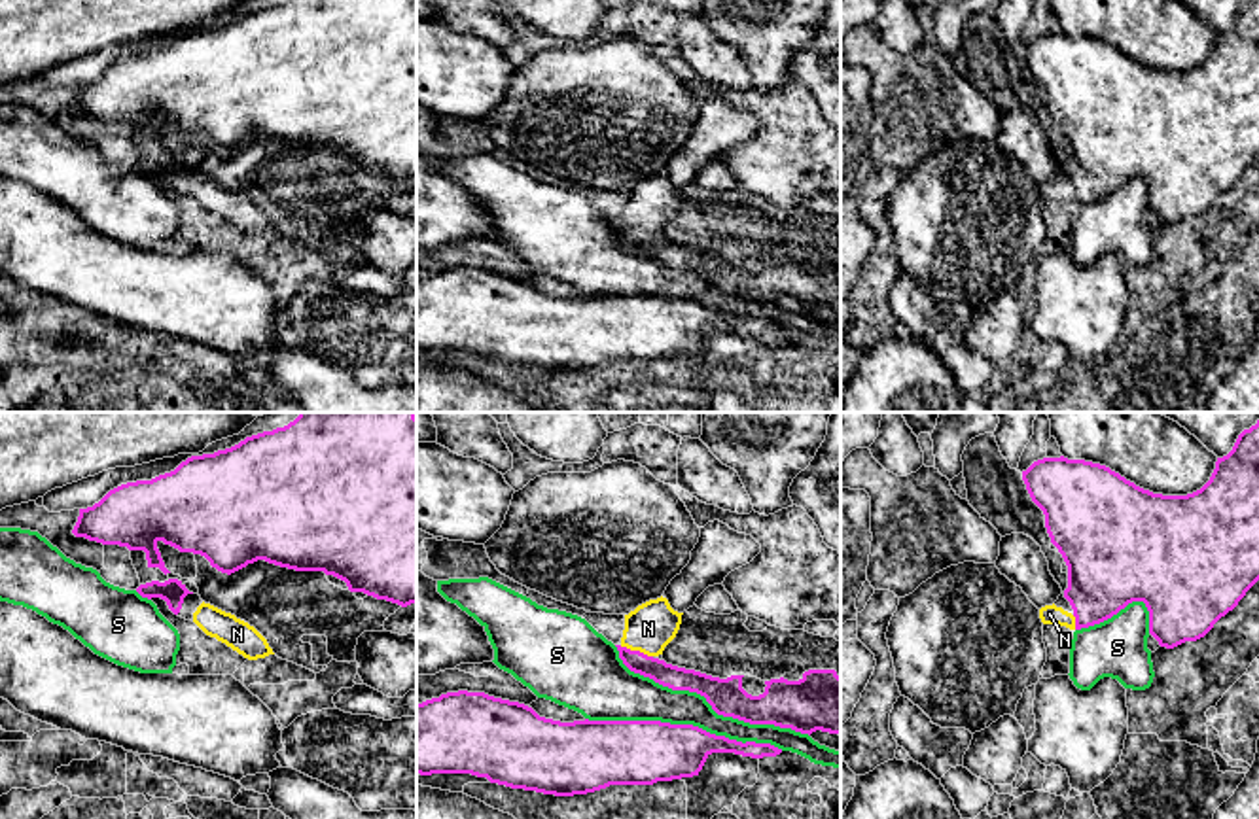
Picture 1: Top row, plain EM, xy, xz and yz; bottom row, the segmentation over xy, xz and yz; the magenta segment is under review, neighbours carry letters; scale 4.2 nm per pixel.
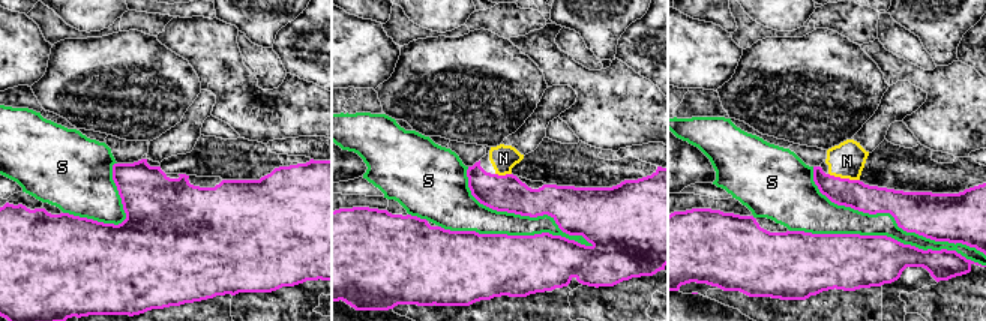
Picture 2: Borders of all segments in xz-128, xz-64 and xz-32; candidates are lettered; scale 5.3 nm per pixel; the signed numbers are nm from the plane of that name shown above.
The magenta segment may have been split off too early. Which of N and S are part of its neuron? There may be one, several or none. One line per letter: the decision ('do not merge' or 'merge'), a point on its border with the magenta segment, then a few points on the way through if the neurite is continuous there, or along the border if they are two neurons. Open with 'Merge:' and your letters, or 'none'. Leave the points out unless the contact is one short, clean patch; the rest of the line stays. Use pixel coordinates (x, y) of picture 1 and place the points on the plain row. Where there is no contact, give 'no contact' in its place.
Merge: N
N: merge | xz (637, 227) | across xz (674, 254), (656, 246), (637, 227), (648, 205)
S: do not merge | xz (707, 277)

